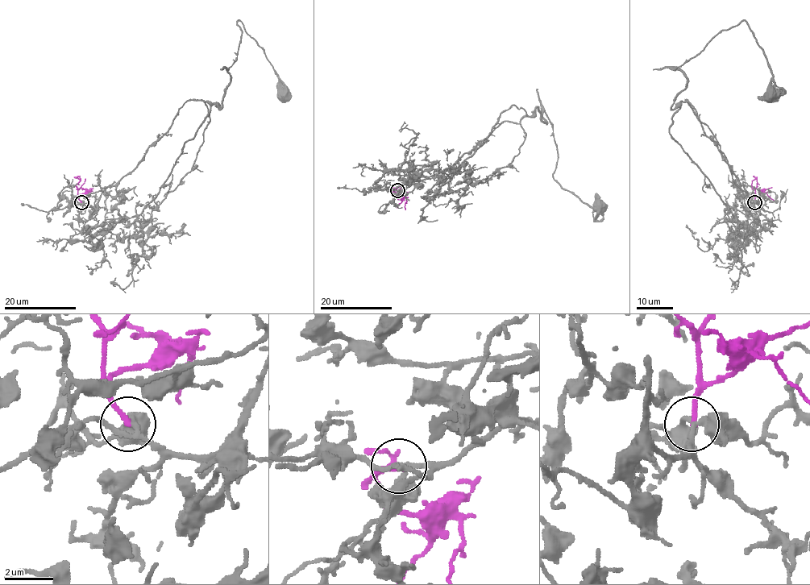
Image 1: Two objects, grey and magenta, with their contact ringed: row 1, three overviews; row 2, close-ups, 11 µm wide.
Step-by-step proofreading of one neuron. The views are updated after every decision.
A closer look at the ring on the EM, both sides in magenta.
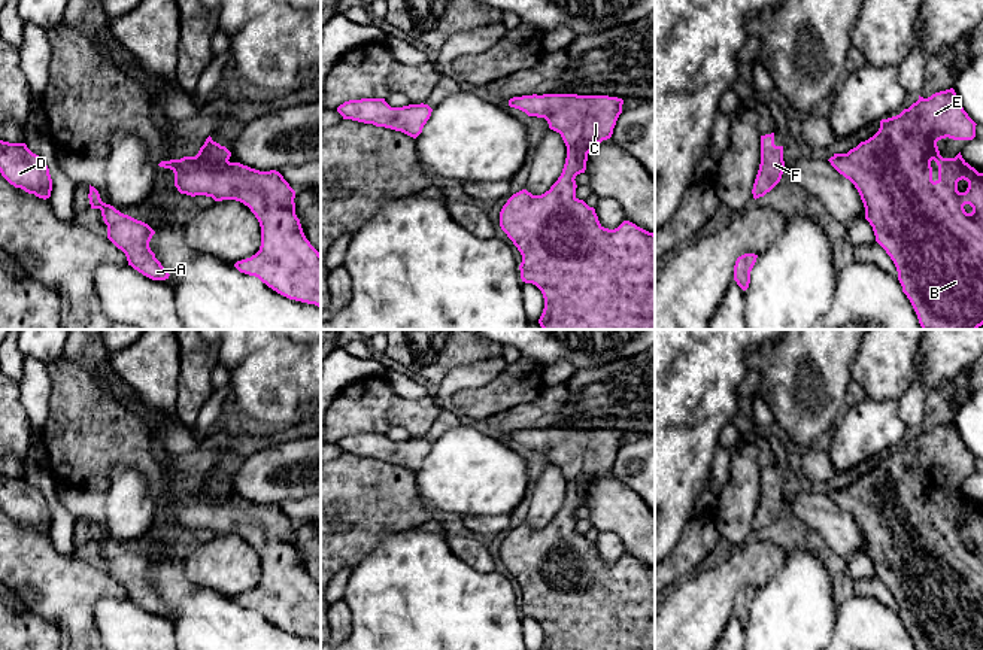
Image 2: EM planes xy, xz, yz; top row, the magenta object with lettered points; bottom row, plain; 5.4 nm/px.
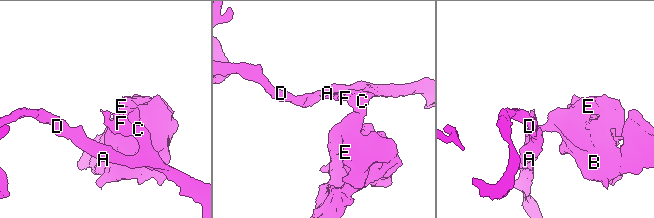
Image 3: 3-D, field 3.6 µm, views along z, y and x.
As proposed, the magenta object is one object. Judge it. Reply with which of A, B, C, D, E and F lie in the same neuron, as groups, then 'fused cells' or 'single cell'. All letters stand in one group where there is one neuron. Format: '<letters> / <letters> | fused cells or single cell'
A B C D E F | single cell

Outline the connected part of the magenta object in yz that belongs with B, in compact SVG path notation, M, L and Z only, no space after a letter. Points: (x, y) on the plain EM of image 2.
M953 422L932 428L928 432L919 429L919 434L899 449L882 453L879 465L847 488L834 488L828 495L831 499L849 513L858 523L865 541L865 553L873 561L876 575L886 584L894 595L902 626L910 634L917 650L983 650L983 507L971 501L961 489L943 492L937 476L941 473L973 474L976 471L976 456L961 440Z

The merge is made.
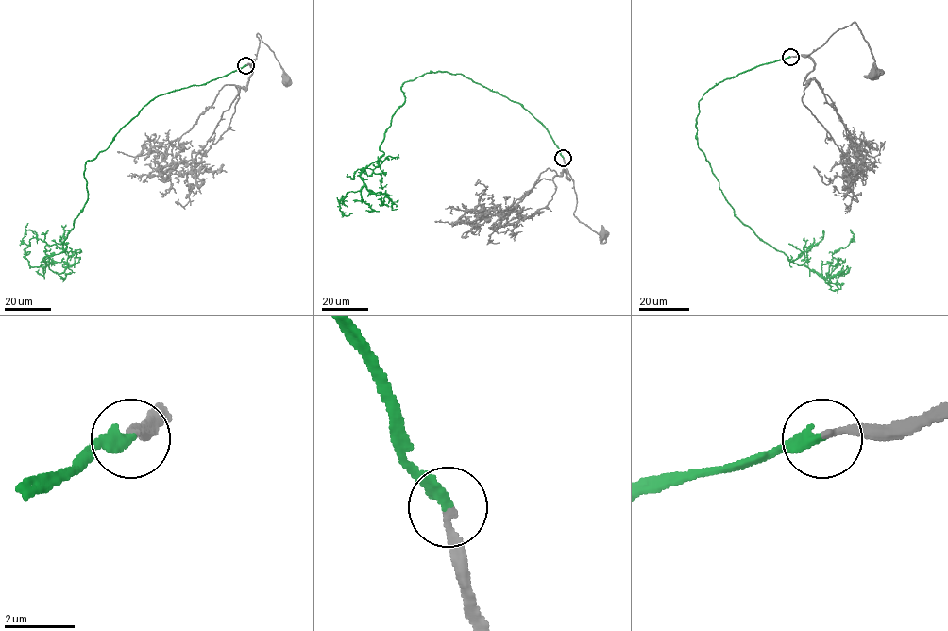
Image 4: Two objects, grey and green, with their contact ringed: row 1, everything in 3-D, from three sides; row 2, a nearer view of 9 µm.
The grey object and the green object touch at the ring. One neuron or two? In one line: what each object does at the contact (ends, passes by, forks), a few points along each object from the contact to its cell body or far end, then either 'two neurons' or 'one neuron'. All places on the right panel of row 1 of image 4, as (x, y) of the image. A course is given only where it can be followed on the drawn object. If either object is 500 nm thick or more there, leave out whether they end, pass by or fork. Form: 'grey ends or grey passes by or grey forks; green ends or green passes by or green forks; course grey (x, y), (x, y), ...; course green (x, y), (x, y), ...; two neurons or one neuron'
grey ends; green ends; course grey (790, 57), (811, 54), (837, 30), (854, 22), (872, 54), (871, 76); course green (790, 57), (707, 91), (697, 144), (734, 214), (795, 264), (827, 277), (837, 264), (832, 255), (852, 241); one neuron

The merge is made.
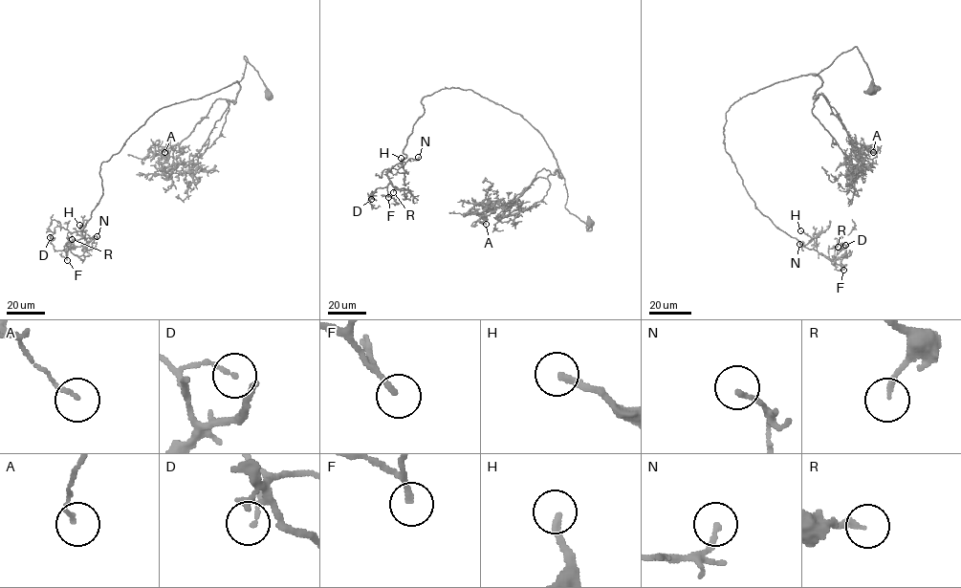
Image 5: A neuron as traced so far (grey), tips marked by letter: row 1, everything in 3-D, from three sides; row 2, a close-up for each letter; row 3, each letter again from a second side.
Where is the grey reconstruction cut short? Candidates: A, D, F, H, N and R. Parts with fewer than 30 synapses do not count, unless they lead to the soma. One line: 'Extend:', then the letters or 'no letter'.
Extend: F, N, R

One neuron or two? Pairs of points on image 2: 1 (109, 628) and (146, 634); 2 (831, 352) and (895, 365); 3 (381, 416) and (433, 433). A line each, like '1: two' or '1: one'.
1: one
2: two
3: two

